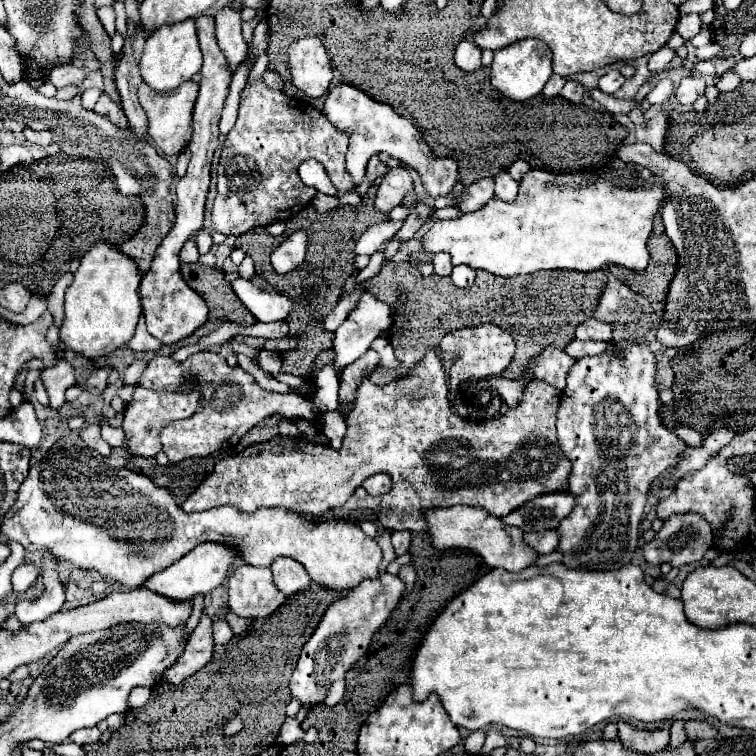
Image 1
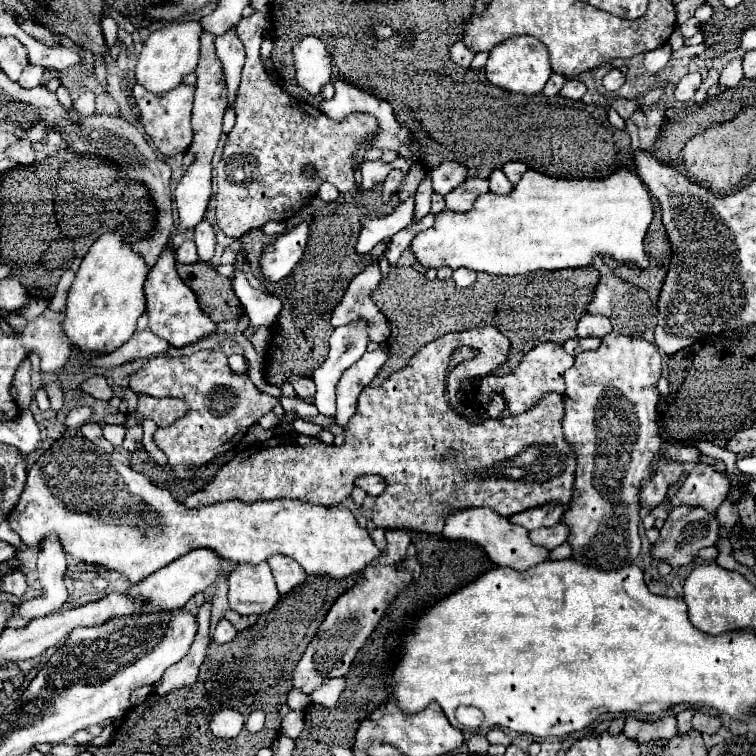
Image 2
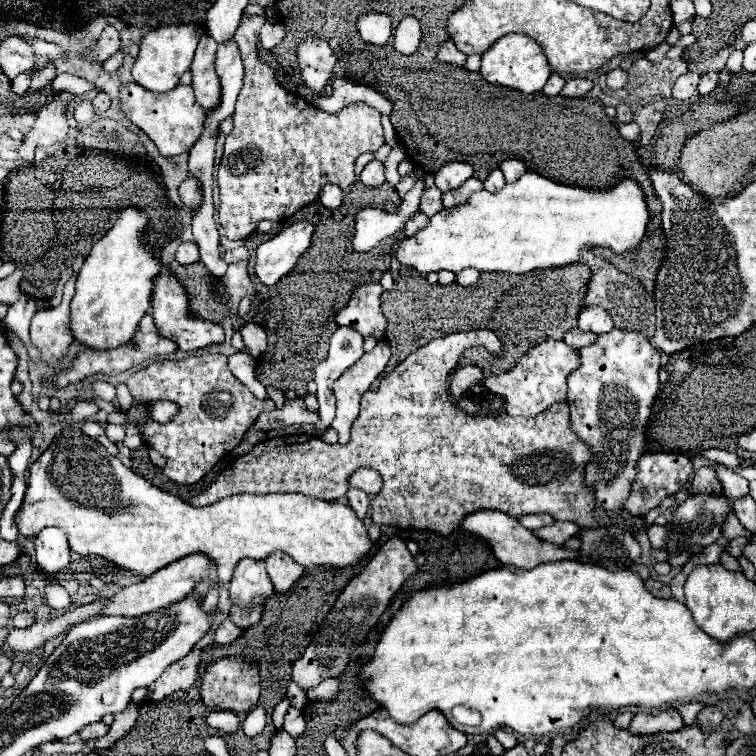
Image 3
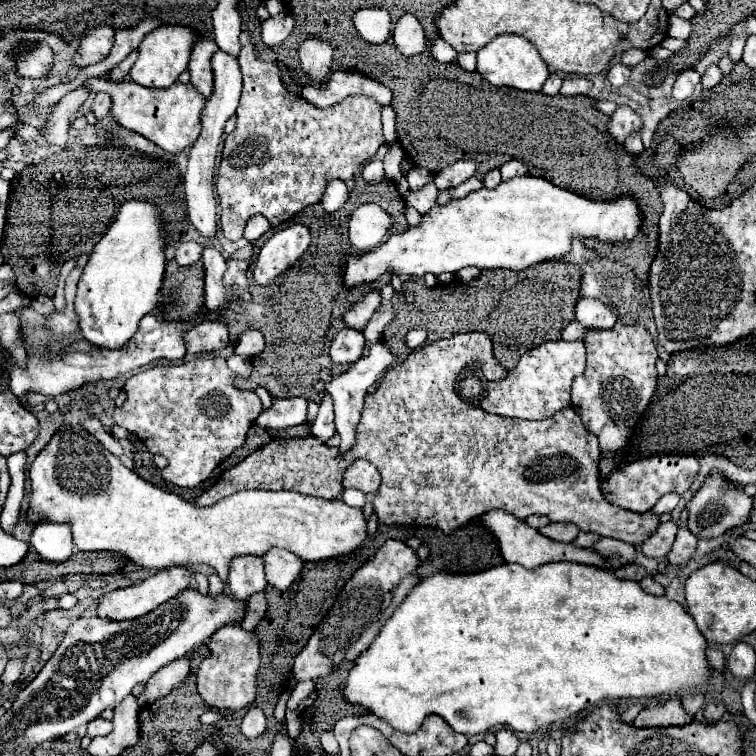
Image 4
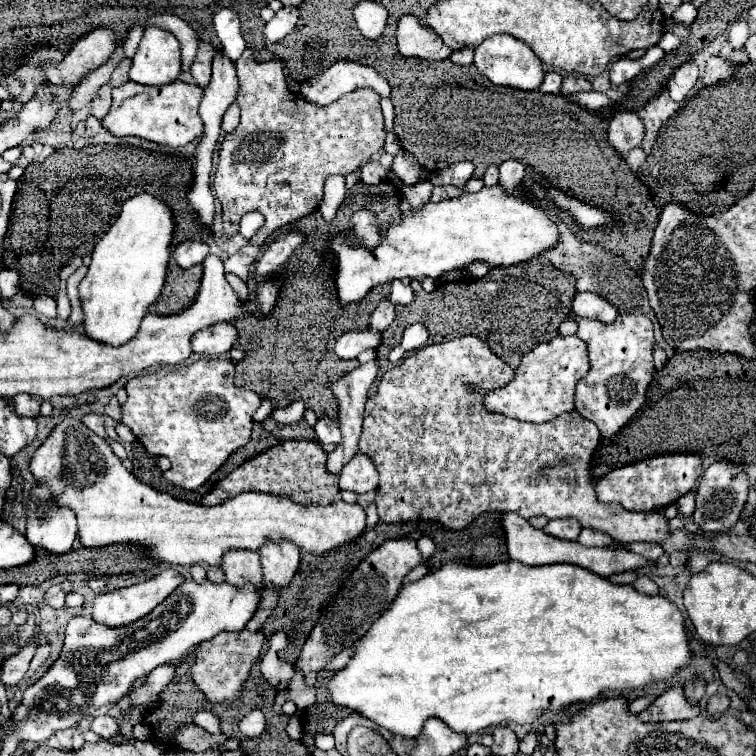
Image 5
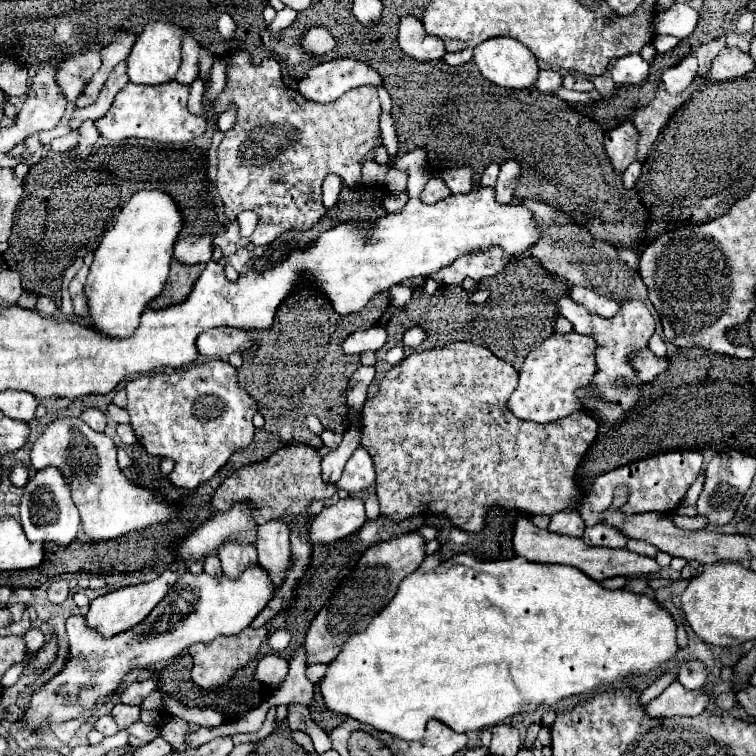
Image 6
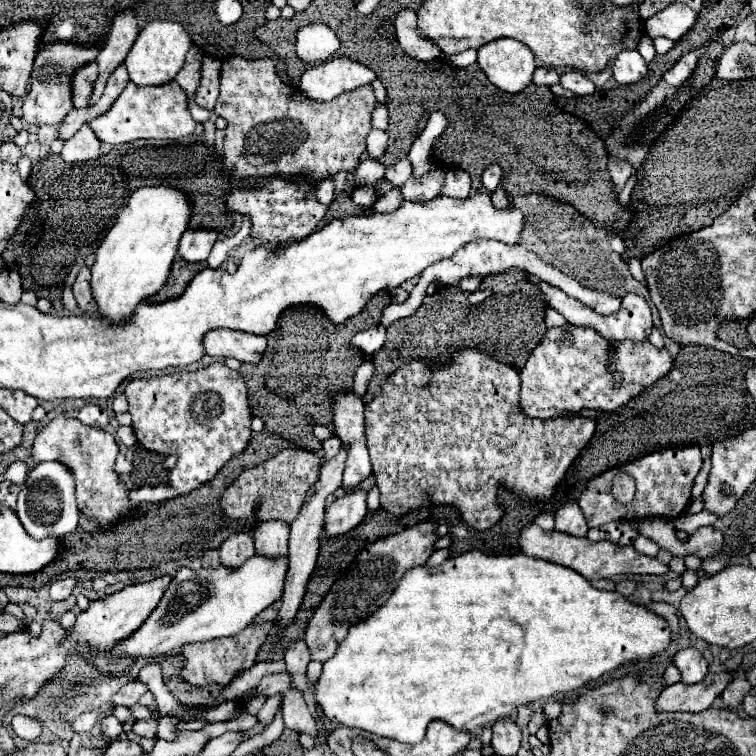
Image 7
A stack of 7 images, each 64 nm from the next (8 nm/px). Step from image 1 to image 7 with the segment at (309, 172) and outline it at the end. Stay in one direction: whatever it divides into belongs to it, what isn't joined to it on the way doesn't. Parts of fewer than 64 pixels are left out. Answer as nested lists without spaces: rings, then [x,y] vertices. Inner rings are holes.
[[[326,178],[326,180],[320,182],[320,186],[318,186],[318,200],[322,204],[326,204],[326,206],[332,204],[332,200],[334,200],[334,178]]]

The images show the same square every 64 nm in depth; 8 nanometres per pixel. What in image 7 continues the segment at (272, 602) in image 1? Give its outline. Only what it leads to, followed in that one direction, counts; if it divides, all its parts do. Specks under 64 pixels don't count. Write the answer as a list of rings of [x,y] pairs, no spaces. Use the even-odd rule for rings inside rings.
[[[244,532],[232,534],[230,538],[226,538],[218,552],[220,552],[220,560],[226,568],[240,568],[240,564],[244,564],[244,560],[248,560],[256,554],[252,536],[244,534]]]

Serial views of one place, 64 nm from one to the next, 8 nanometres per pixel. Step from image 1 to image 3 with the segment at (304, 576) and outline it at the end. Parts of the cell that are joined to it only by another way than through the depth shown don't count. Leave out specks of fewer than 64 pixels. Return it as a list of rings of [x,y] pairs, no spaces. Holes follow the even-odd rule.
[[[272,552],[266,558],[266,568],[276,592],[290,590],[298,582],[298,578],[304,574],[304,568],[300,568],[300,564],[296,564],[296,560],[292,560],[284,552]]]

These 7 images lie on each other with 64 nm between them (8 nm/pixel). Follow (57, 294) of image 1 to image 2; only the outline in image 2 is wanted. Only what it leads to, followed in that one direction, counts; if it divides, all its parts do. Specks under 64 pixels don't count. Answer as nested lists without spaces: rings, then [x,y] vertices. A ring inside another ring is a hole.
[[[68,270],[62,278],[60,278],[60,282],[58,282],[58,286],[56,286],[56,292],[54,292],[54,296],[50,298],[50,310],[56,310],[56,312],[62,312],[64,310],[64,306],[66,306],[66,292],[68,292],[68,288],[70,288],[70,284],[74,282],[74,272],[72,270]]]

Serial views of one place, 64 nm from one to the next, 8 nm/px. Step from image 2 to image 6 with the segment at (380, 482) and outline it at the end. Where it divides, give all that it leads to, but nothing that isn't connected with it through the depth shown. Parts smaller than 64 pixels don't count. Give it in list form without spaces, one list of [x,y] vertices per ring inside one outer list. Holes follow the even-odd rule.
[[[358,448],[352,454],[352,458],[346,462],[342,478],[338,480],[338,488],[350,494],[358,494],[358,492],[370,490],[374,482],[376,482],[376,472],[374,472],[372,458],[366,450]]]

